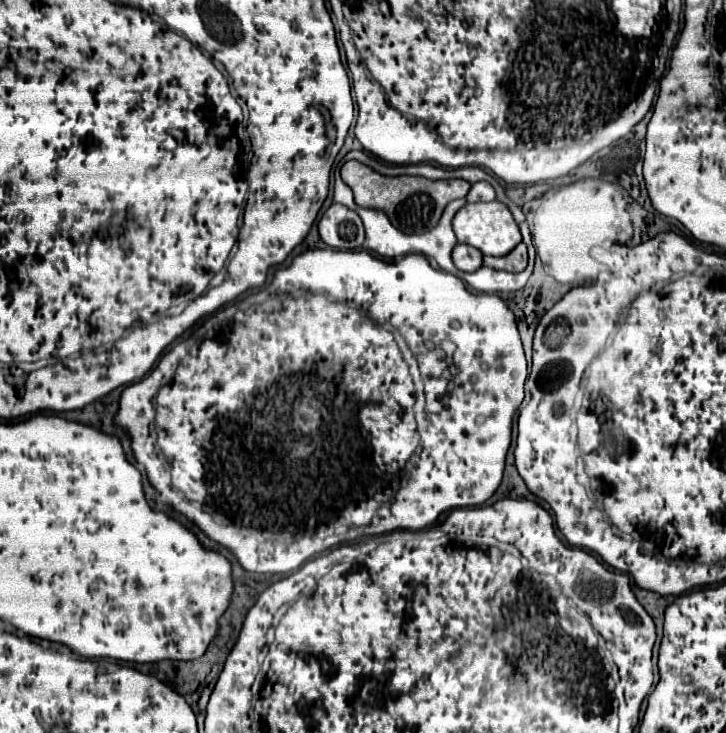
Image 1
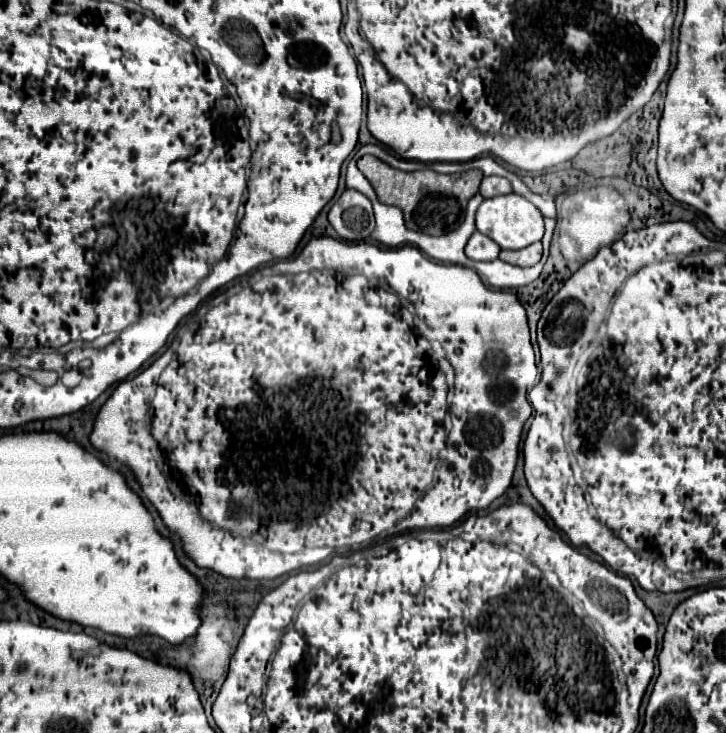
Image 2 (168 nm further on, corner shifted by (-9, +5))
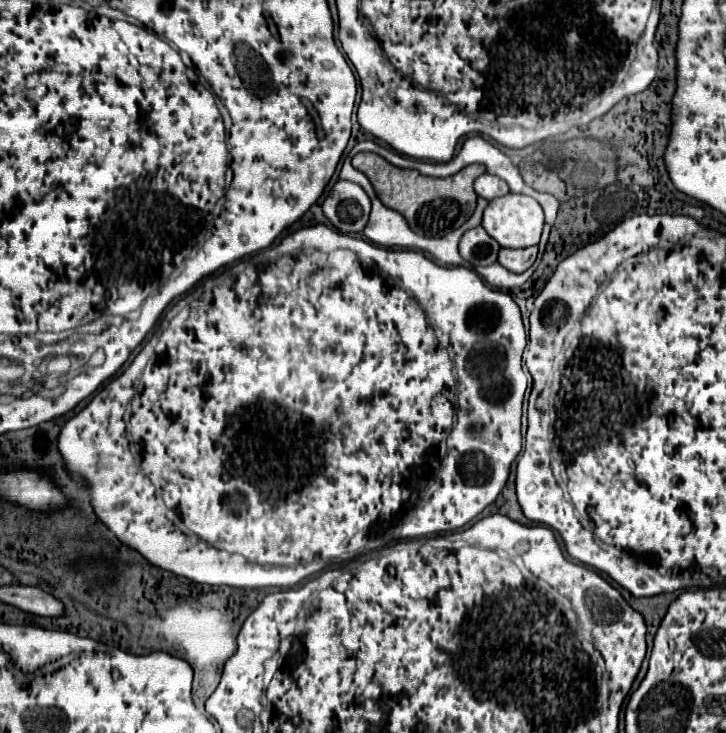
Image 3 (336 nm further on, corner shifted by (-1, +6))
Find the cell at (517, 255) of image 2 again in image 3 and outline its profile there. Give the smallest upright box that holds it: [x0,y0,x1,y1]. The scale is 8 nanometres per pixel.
[498,246,538,272]

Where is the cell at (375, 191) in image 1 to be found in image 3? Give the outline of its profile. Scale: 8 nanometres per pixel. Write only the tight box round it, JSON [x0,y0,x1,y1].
[352,152,486,238]

